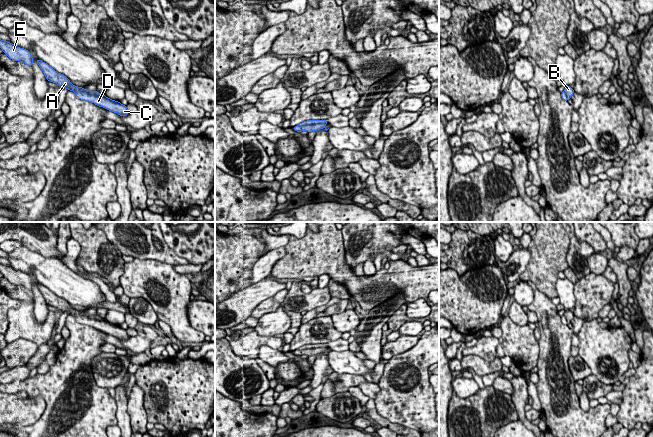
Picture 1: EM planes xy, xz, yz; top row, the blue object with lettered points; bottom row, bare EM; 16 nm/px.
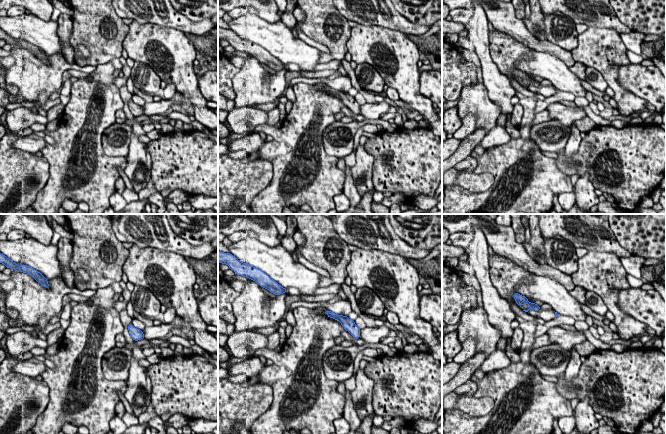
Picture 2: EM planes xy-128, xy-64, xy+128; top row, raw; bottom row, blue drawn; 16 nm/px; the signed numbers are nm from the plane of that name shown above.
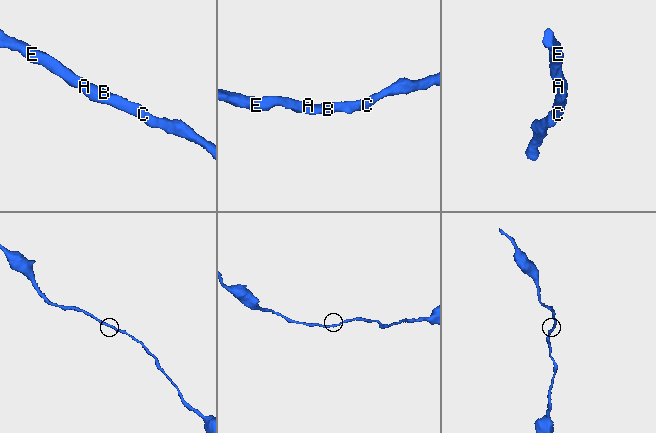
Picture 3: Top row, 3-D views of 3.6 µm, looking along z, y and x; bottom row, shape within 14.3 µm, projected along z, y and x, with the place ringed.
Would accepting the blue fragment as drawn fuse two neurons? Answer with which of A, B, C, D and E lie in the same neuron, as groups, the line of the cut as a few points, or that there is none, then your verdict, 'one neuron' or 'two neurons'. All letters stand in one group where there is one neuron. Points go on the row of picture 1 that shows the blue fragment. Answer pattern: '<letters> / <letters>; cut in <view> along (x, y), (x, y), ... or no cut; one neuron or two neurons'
A B C D E; no cut; one neuron

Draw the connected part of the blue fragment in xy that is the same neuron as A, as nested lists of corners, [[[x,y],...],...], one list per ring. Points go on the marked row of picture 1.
[[[40,59],[36,60],[36,63],[39,65],[48,81],[56,83],[63,88],[67,88],[69,91],[75,92],[77,98],[92,102],[95,105],[117,113],[120,116],[129,114],[127,106],[121,104],[119,101],[112,100],[98,91],[89,91],[88,89],[73,85],[66,76],[58,73]]]

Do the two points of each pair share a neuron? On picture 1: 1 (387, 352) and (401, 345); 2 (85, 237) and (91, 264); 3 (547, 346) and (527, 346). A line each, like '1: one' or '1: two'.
1: one
2: one
3: two

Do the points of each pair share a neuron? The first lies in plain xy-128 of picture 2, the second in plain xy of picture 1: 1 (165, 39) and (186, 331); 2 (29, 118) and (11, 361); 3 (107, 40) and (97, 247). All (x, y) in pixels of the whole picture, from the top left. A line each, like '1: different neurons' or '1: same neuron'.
1: same neuron
2: same neuron
3: same neuron

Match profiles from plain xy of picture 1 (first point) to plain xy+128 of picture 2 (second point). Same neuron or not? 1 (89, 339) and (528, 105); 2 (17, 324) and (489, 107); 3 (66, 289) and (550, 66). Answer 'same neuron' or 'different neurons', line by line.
1: same neuron
2: same neuron
3: same neuron

